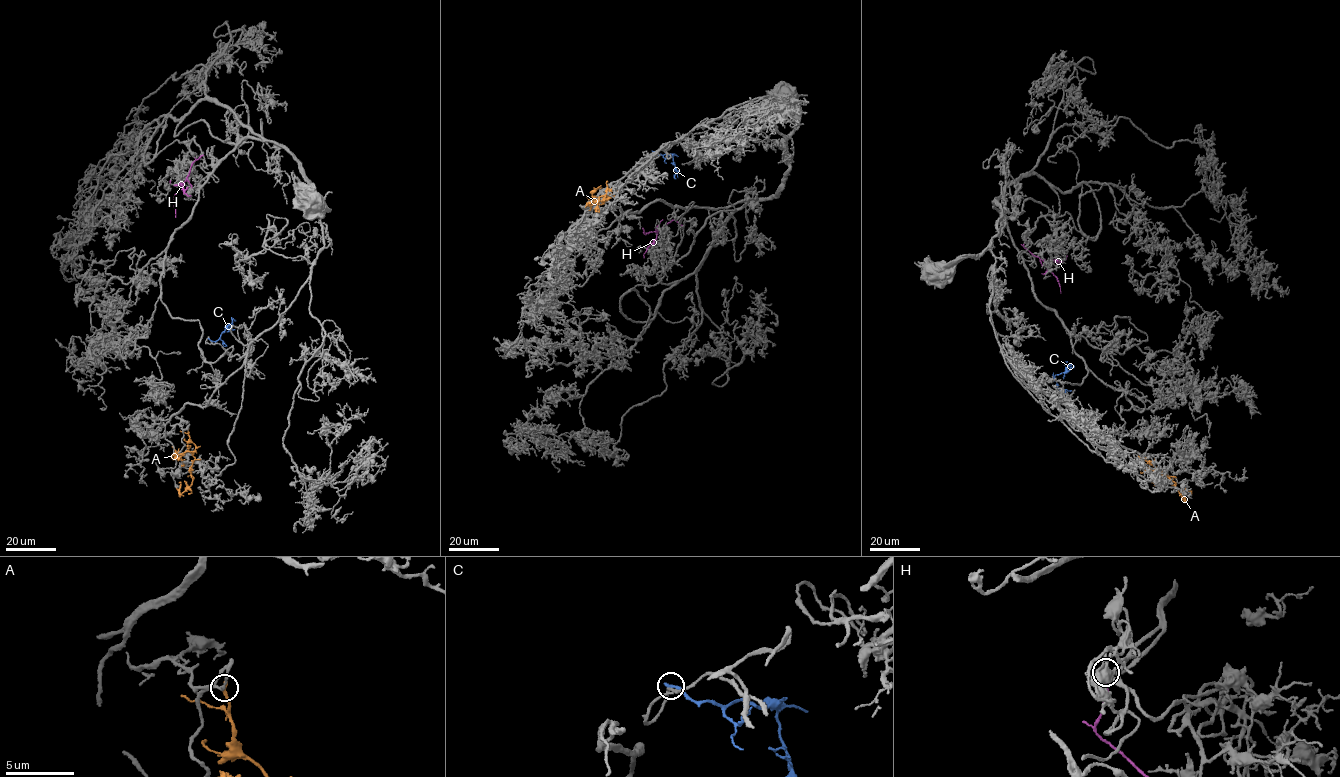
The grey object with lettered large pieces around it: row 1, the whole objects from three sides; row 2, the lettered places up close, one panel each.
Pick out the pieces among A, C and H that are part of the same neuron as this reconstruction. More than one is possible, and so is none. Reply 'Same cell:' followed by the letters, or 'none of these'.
Same cell: none of these

